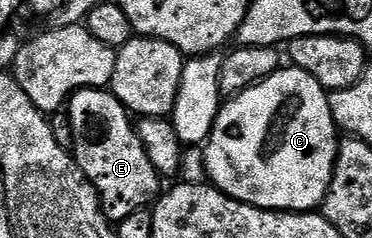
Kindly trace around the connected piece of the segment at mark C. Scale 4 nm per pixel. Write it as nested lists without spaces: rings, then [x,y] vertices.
[[[293,65],[283,66],[276,73],[272,73],[264,81],[260,81],[254,87],[244,89],[244,93],[227,98],[218,110],[218,116],[214,122],[214,128],[210,130],[210,137],[204,144],[206,156],[206,173],[209,182],[225,195],[231,195],[241,203],[251,203],[254,207],[263,207],[265,211],[296,211],[299,213],[310,213],[321,208],[324,197],[328,193],[328,185],[332,181],[332,173],[338,156],[338,145],[340,142],[340,128],[332,117],[330,108],[330,96],[308,73],[304,73],[299,67]]]

